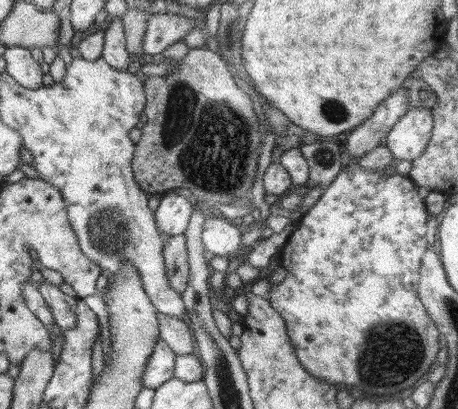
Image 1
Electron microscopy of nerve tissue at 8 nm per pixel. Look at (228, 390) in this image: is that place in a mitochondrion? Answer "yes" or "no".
yes

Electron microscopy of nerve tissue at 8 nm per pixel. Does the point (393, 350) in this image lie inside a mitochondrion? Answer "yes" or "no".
yes

